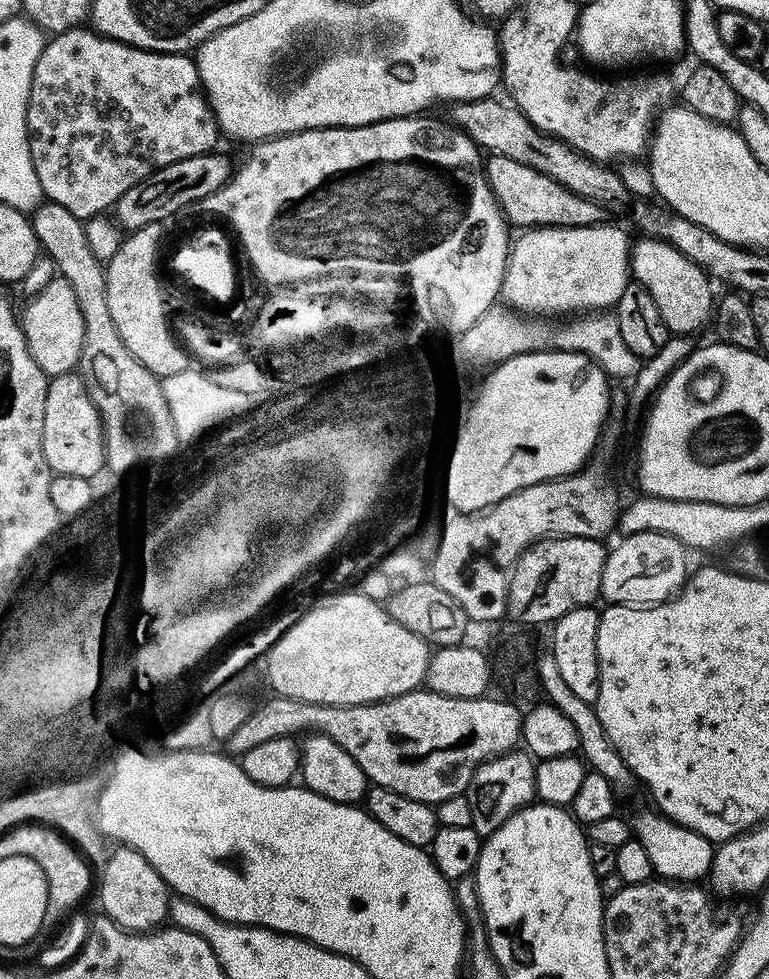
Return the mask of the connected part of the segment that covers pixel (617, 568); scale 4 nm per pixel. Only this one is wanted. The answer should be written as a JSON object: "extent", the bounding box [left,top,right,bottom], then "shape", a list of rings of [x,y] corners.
{"extent":[600,532,689,608],"shape":[[[639,532],[623,537],[619,542],[621,544],[616,549],[612,548],[607,553],[605,565],[602,566],[600,596],[608,604],[625,604],[635,608],[663,604],[672,599],[688,579],[689,553],[672,536],[661,532]]]}

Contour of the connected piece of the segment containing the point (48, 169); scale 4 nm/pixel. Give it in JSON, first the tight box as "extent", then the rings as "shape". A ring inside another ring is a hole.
{"extent":[28,26,222,221],"shape":[[[88,26],[67,28],[65,32],[55,33],[45,43],[42,54],[34,66],[34,78],[30,86],[28,99],[28,145],[34,162],[34,174],[38,174],[38,182],[42,186],[45,197],[58,206],[66,206],[70,214],[82,221],[88,221],[93,216],[107,213],[130,190],[130,186],[138,186],[150,174],[170,166],[174,162],[182,162],[182,158],[194,158],[203,152],[211,152],[217,147],[216,139],[221,139],[222,133],[216,123],[216,115],[208,105],[208,98],[200,87],[200,75],[196,69],[195,59],[188,54],[174,52],[149,52],[146,48],[136,48],[133,44],[124,44],[121,40],[111,40]]]}

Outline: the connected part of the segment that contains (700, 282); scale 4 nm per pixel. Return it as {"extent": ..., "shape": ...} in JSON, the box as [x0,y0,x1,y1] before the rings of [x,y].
{"extent":[631,238,714,336],"shape":[[[640,238],[640,241],[631,245],[631,279],[642,285],[648,291],[650,298],[654,298],[654,306],[662,314],[662,322],[666,322],[669,333],[678,336],[692,336],[703,326],[704,323],[711,321],[714,316],[714,295],[712,296],[713,281],[707,272],[690,262],[686,254],[679,252],[674,246],[670,246],[661,240],[651,238]]]}

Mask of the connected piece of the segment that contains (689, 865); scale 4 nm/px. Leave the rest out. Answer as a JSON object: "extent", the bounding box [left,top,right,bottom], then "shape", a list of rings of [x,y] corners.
{"extent":[631,811,716,884],"shape":[[[659,811],[640,812],[631,817],[631,835],[646,846],[646,854],[650,854],[650,866],[659,879],[669,882],[690,884],[700,882],[712,870],[712,859],[716,853],[713,841],[706,839],[689,828],[683,828],[676,821],[668,819]]]}

